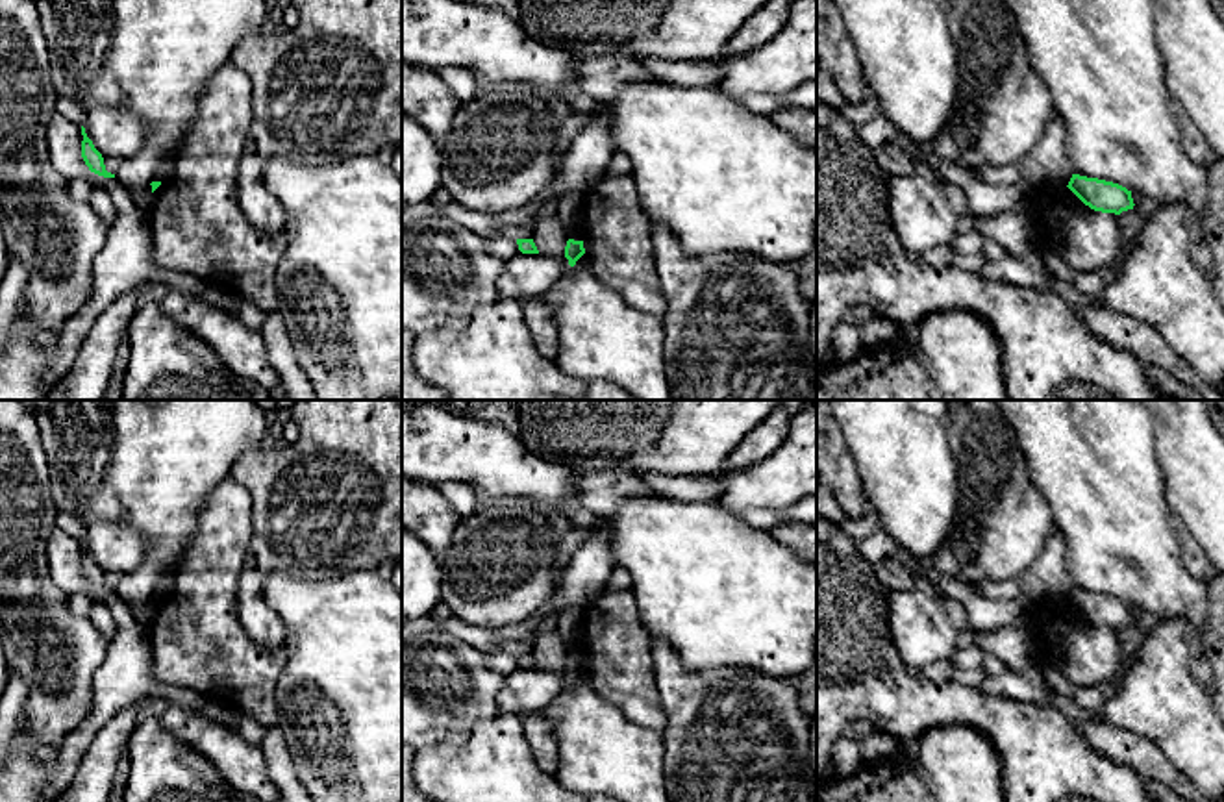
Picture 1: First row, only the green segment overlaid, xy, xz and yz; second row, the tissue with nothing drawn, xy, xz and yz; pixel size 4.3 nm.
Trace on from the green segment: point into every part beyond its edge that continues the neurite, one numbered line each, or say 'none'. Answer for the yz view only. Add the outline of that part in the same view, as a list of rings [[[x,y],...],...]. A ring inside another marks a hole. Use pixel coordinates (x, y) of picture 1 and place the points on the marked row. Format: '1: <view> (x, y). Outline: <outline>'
none

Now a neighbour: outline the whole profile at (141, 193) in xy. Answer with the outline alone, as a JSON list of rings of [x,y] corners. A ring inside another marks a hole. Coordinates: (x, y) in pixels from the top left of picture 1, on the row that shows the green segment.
[[[35,0],[35,4],[56,93],[76,98],[87,111],[100,106],[122,107],[148,126],[143,148],[117,172],[133,204],[146,211],[157,163],[165,156],[176,157],[180,143],[194,124],[198,94],[209,78],[230,63],[237,43],[265,28],[265,0]]]

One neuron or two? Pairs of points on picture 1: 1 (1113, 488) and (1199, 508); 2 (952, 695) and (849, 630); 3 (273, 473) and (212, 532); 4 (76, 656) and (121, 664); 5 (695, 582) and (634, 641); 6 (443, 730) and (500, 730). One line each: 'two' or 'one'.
1: two
2: one
3: two
4: two
5: two
6: two

